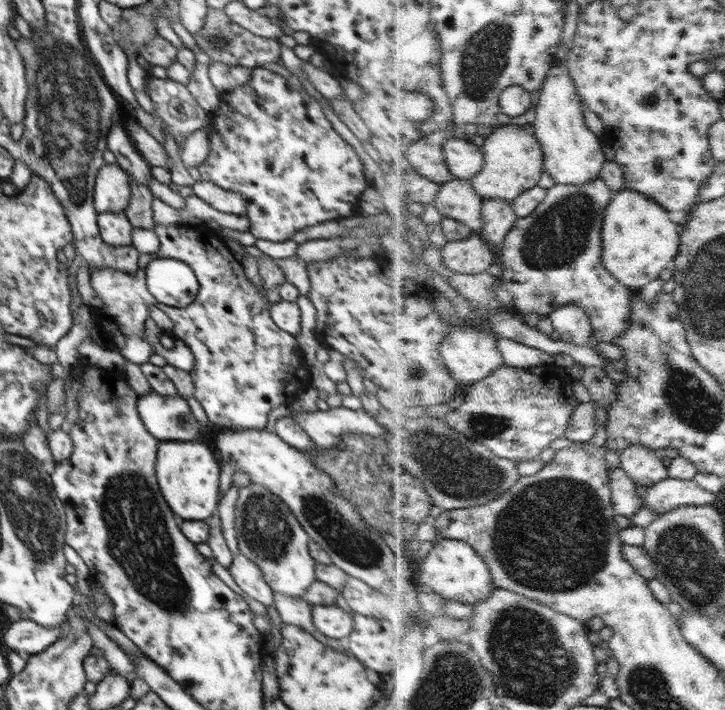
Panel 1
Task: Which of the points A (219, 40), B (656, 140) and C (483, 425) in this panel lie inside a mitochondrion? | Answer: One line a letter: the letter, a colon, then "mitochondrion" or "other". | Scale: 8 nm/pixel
A: mitochondrion
B: other
C: mitochondrion

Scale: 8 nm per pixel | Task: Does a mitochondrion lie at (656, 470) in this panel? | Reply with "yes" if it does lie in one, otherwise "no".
no

